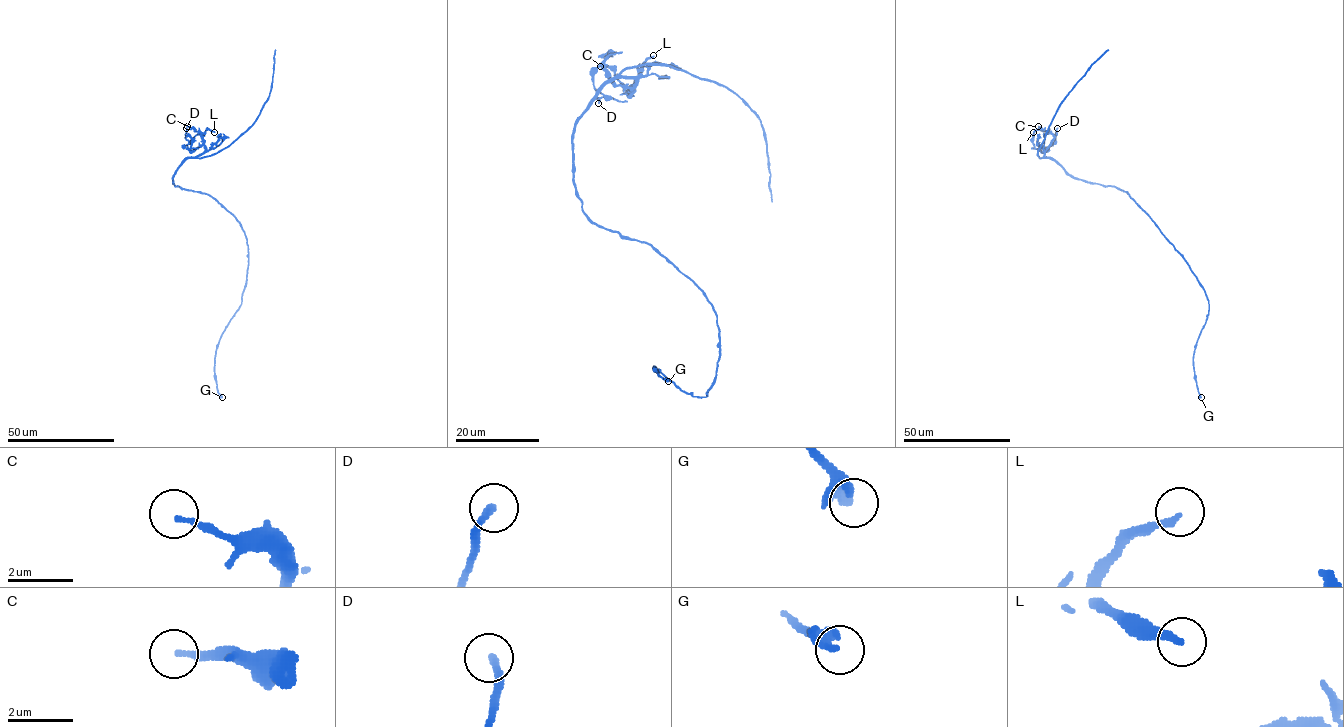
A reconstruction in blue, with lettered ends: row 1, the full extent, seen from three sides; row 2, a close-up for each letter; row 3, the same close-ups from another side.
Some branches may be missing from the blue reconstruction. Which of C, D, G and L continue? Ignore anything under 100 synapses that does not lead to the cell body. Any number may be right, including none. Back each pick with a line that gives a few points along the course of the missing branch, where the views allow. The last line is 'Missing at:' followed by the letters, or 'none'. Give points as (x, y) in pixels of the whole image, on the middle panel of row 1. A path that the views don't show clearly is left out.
Missing at: none

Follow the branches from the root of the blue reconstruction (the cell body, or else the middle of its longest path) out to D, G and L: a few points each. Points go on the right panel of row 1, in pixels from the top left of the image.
D: (1123, 190), (1073, 178), (1045, 158), (1049, 145), (1045, 151), (1037, 149), (1052, 145), (1057, 128)
G: (1123, 190), (1182, 257), (1205, 292), (1209, 313), (1193, 356), (1194, 378), (1201, 397)
L: (1123, 190), (1071, 177), (1055, 161), (1044, 156), (1054, 136), (1042, 129), (1033, 132)

